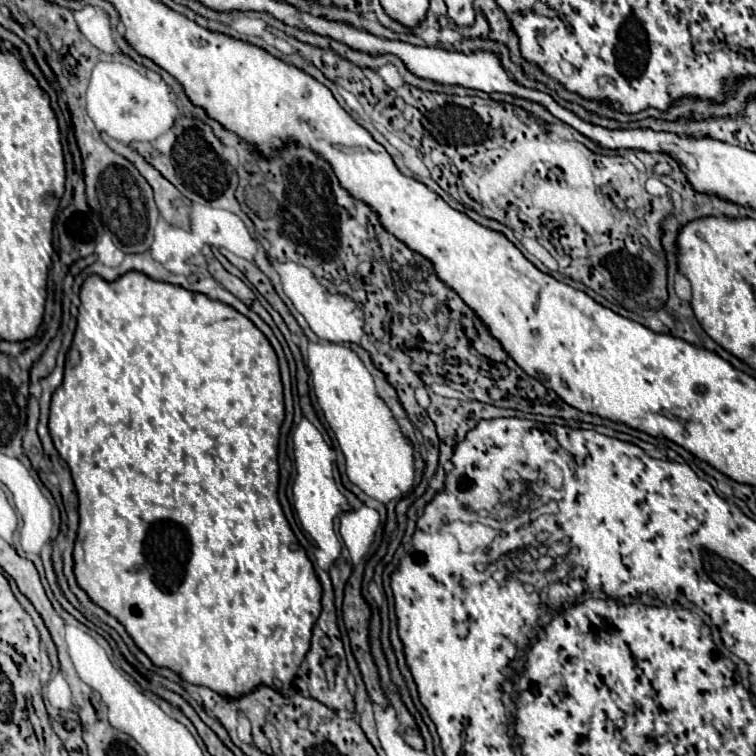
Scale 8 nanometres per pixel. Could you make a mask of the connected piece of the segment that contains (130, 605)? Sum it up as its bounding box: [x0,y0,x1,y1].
[49,272,321,700]

